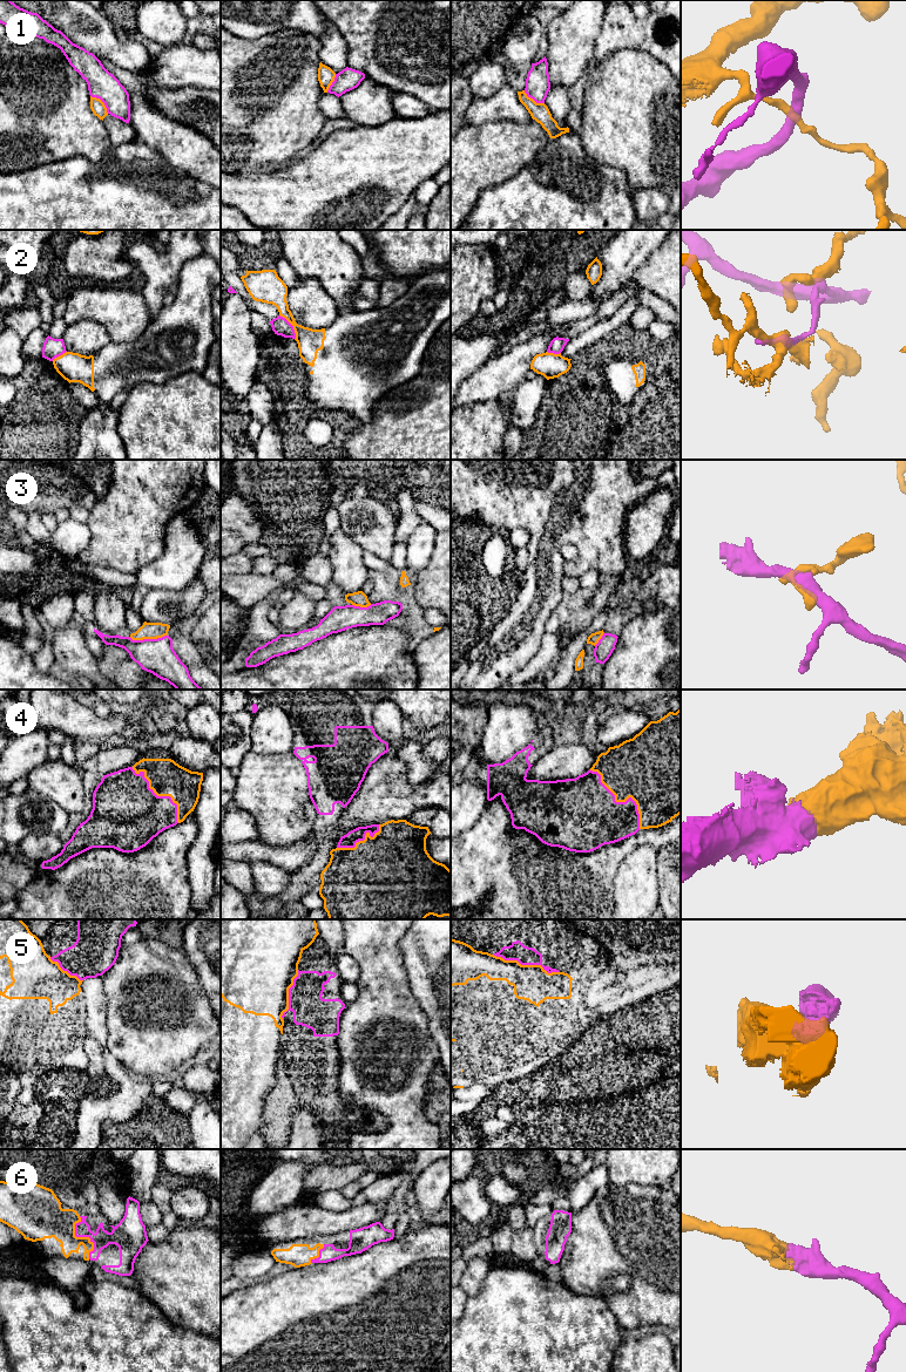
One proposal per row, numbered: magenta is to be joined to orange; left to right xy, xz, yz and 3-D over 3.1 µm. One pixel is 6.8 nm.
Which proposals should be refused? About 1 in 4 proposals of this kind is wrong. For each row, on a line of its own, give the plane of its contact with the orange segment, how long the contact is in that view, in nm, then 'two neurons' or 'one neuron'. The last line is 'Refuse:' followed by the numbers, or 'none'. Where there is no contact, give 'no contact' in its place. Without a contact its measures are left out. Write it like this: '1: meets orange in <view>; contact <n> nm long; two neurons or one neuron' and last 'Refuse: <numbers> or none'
1: meets orange in xy; contact 180 nm long; two neurons
2: meets orange in xz; contact 200 nm long; two neurons
3: meets orange in xy; contact 260 nm long; two neurons
4: meets orange in yz; contact 550 nm long; one neuron
5: meets orange in yz; contact 480 nm long; two neurons
6: meets orange in xy; contact 300 nm long; one neuron
Refuse: 1, 2, 3, 5

